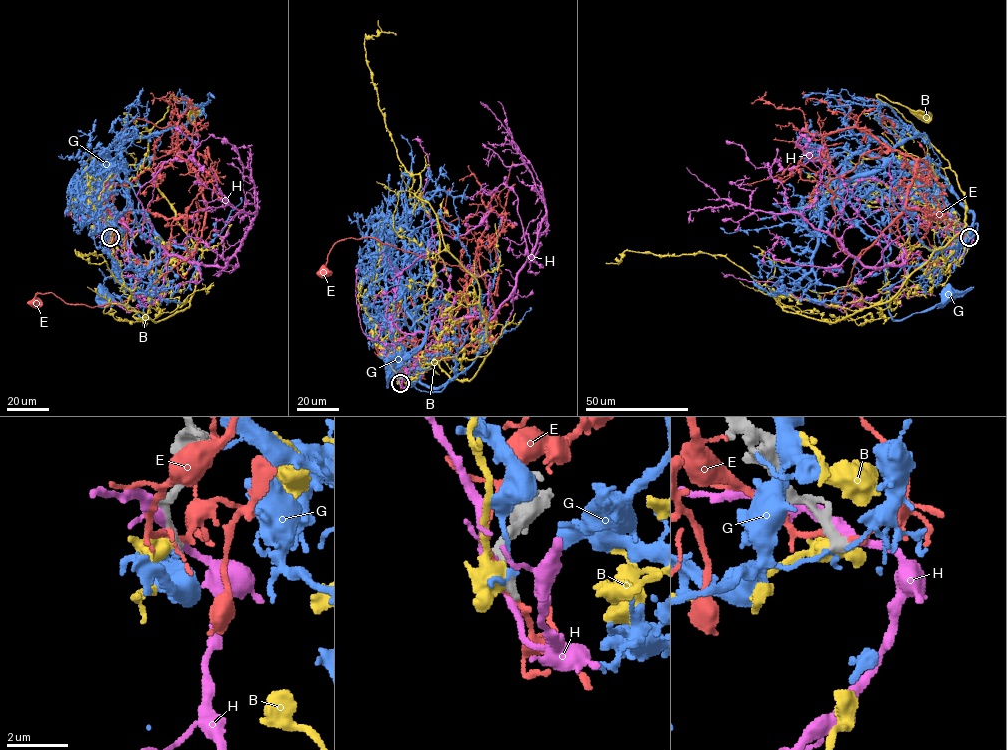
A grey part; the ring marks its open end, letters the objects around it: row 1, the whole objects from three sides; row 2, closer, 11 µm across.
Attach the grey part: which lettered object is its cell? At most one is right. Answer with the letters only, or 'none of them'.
none of them

